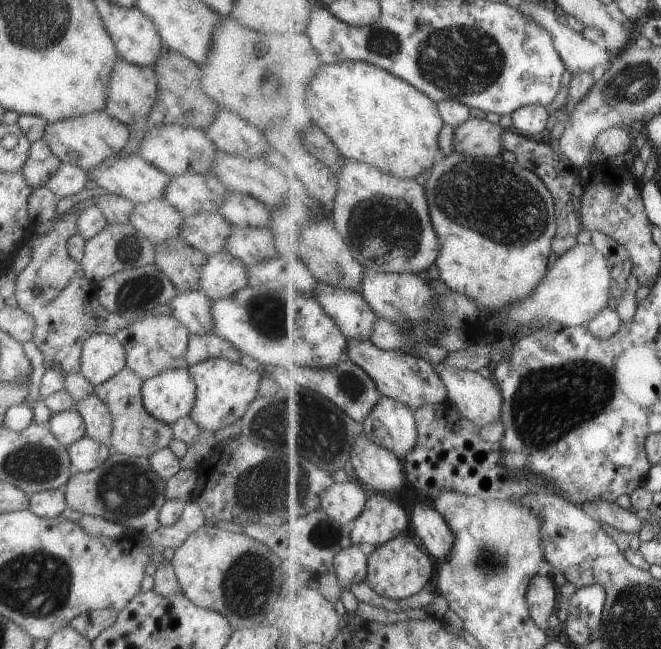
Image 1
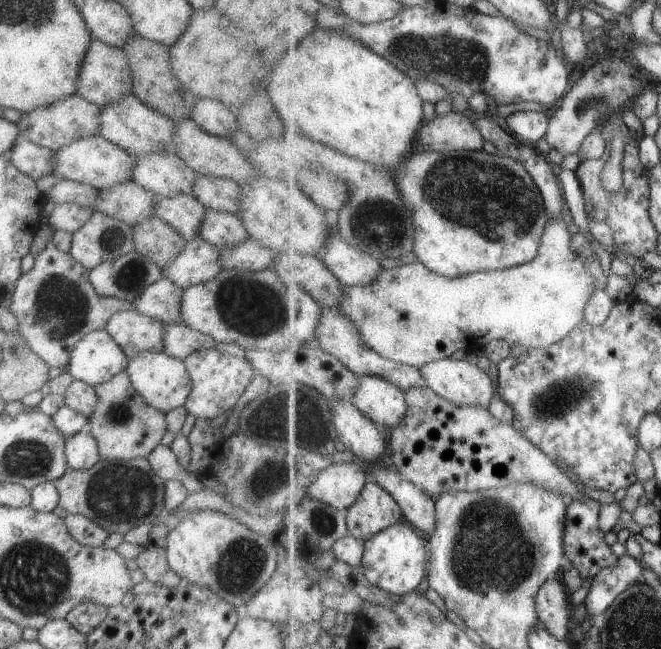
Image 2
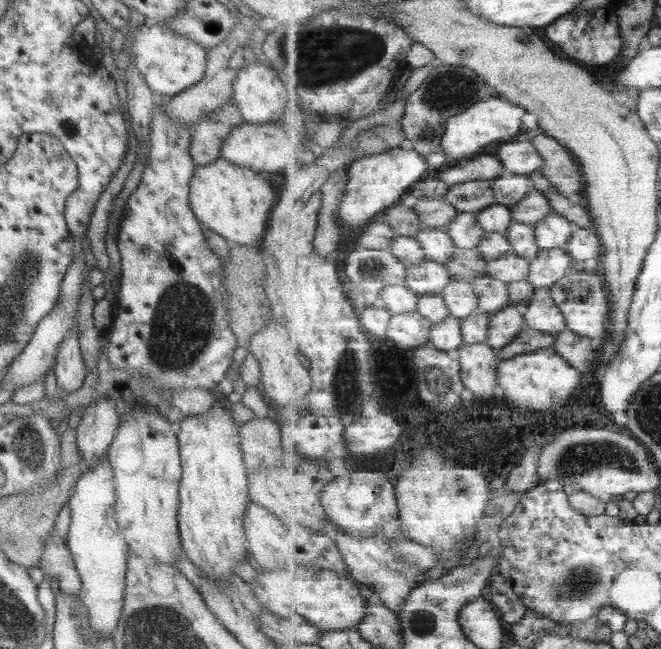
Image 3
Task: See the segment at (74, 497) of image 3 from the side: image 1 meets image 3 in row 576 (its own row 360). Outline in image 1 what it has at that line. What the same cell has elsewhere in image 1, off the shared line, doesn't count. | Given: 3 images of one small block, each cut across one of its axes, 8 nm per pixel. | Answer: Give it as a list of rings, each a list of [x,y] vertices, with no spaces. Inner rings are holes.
[[[91,334],[82,344],[80,373],[92,385],[98,385],[125,367],[124,348],[114,335]]]

